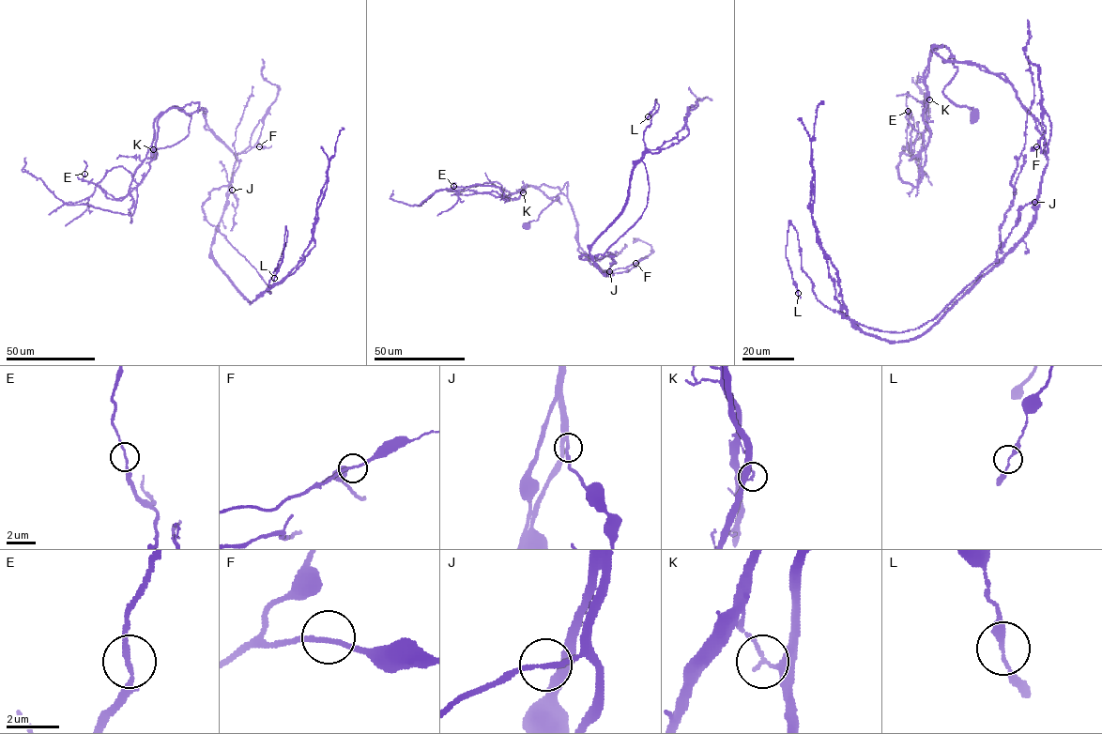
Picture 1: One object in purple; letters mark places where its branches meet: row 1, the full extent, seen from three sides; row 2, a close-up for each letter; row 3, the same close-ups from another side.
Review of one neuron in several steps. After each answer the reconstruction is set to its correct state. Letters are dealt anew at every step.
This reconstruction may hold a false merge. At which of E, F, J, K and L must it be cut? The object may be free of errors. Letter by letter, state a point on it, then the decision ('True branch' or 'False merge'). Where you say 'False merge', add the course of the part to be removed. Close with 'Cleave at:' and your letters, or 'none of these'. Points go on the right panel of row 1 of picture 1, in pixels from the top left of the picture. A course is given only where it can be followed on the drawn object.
E: Place: (908, 111). True branch
F: Place: (1036, 146). True branch
J: Place: (1034, 202). True branch
K: Place: (929, 99). False merge. Course of the part to remove: (929, 99), (933, 45), (984, 67), (1048, 164), (1028, 235), (889, 343), (844, 316), (818, 238), (823, 102)
L: Place: (798, 293). True branch
Cleave at: K

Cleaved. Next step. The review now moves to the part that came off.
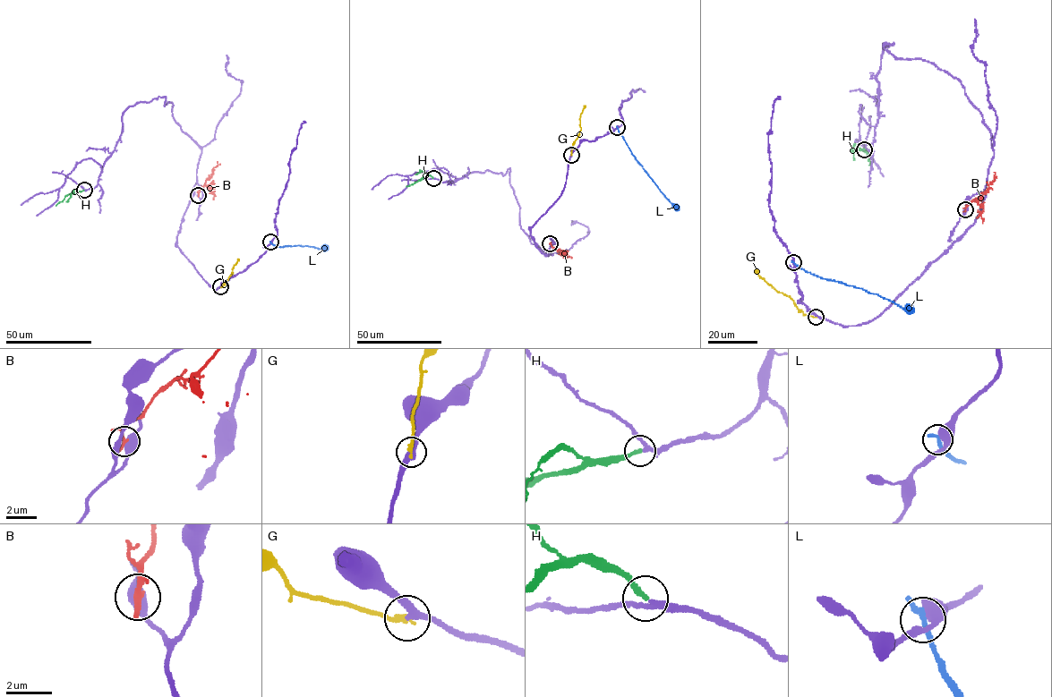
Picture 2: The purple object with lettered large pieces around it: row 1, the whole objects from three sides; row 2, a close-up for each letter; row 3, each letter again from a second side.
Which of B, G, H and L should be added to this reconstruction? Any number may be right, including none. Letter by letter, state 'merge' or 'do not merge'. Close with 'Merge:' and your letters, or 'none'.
B: do not merge
G: merge
H: merge
L: do not merge
Merge: G, H

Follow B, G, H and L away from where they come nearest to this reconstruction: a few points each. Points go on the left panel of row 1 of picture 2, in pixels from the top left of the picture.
B: (198, 196), (199, 189), (211, 176), (218, 161)
G: (220, 286), (233, 273), (239, 259)
H: (84, 190), (67, 195), (56, 206)
L: (270, 242), (281, 247), (298, 245), (320, 249), (324, 245), (328, 246)

